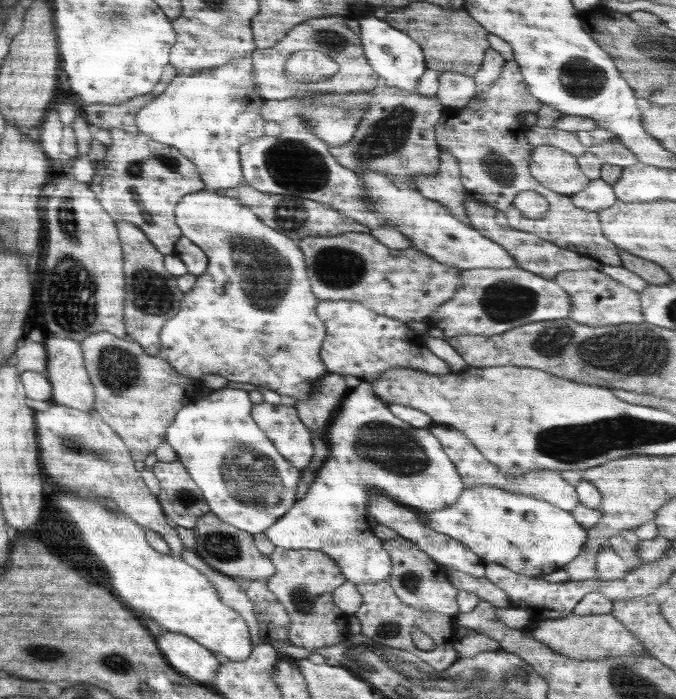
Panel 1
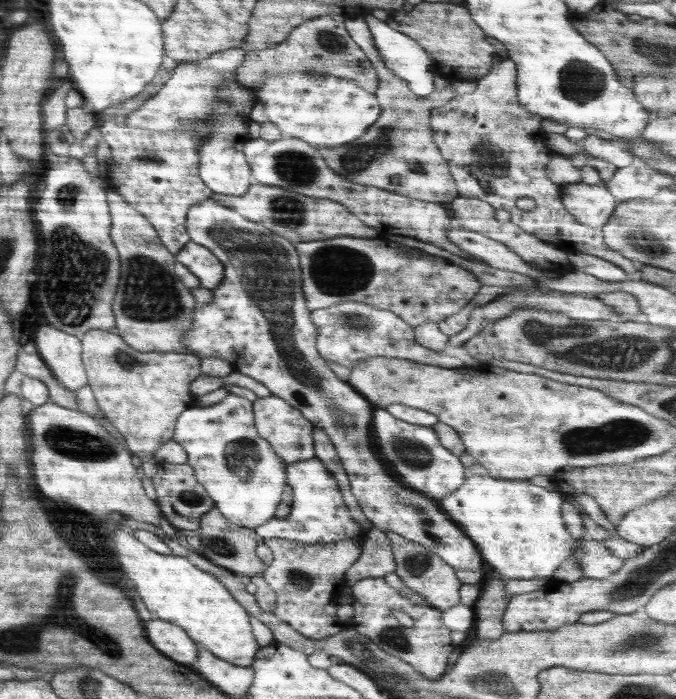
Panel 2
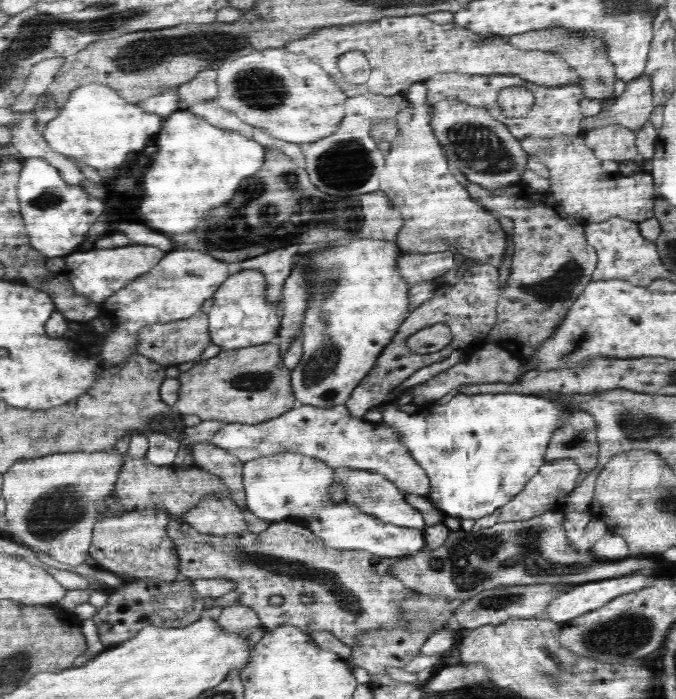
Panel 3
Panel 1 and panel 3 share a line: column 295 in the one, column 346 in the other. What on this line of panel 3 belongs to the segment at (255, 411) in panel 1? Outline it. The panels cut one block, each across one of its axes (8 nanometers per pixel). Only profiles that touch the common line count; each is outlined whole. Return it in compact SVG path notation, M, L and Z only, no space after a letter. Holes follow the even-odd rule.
M300 404L266 422L251 425L225 423L208 442L228 451L243 463L290 451L320 459L332 469L348 467L380 473L404 494L426 495L430 490L428 475L408 453L394 427L384 425L383 420L374 423L363 417L352 417L345 404L327 409Z

